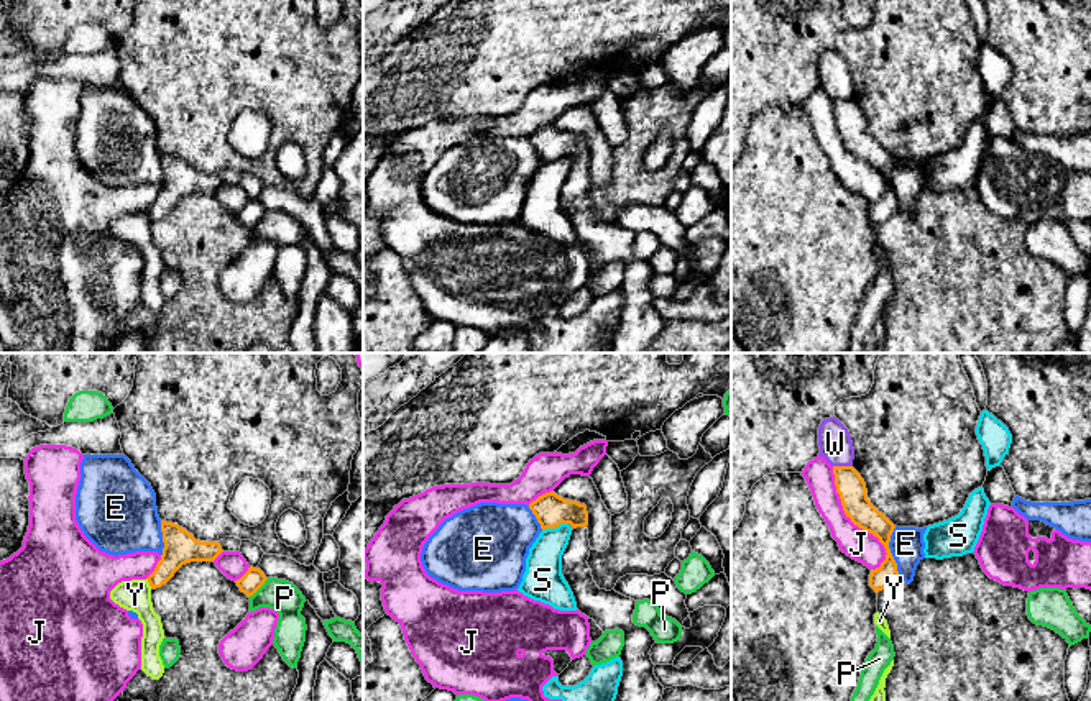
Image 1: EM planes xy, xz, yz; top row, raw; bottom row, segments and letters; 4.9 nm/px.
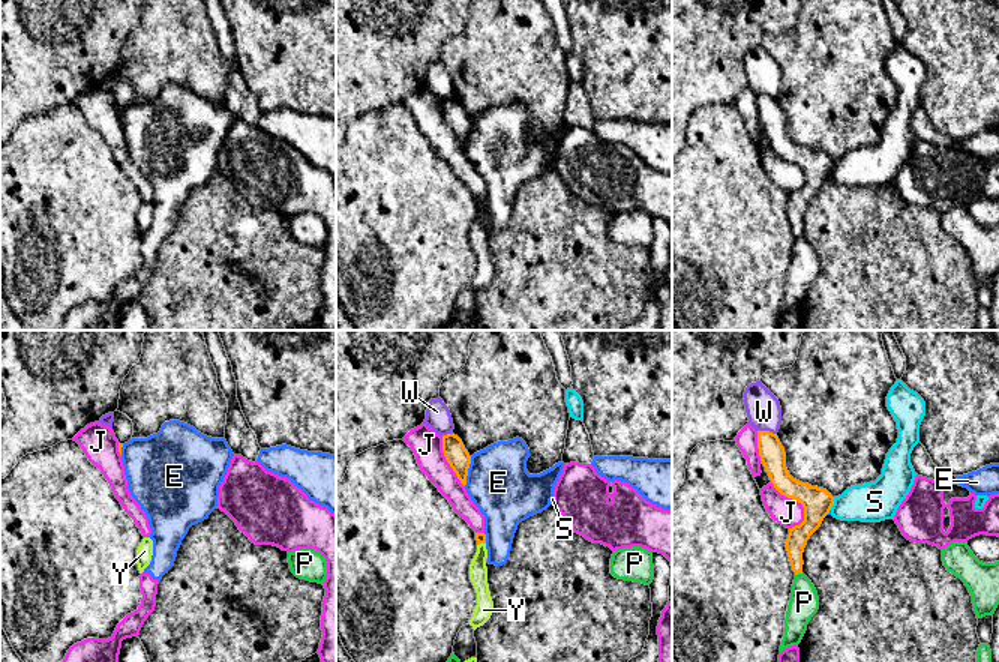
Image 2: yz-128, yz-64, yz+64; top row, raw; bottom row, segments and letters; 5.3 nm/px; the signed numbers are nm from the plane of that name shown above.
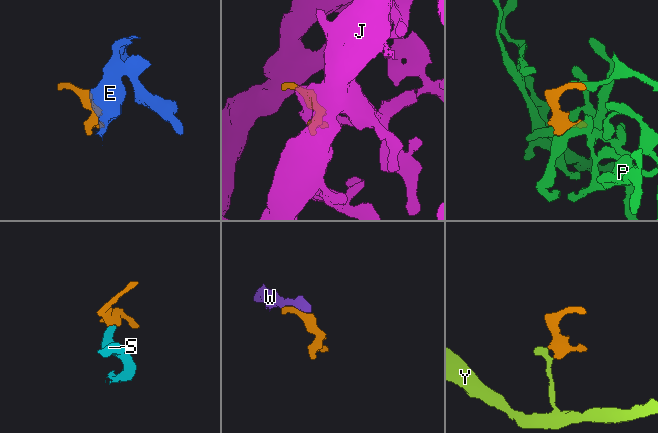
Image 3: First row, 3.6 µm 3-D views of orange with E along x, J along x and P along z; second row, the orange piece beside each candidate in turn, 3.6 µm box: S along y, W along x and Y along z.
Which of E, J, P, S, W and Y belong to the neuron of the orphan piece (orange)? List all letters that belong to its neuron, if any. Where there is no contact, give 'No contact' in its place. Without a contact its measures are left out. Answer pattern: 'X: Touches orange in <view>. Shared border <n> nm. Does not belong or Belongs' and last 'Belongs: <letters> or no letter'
E: Touches orange in yz. Shared border 260 nm. Does not belong
J: Touches orange in yz. Shared border 550 nm. Does not belong
P: Touches orange in xy. Shared border 140 nm. Does not belong
S: Touches orange in xz. Shared border 130 nm. Does not belong
W: Touches orange in yz. Shared border 100 nm. Does not belong
Y: Touches orange in xy. Shared border 60 nm. Does not belong
Belongs: no letter

